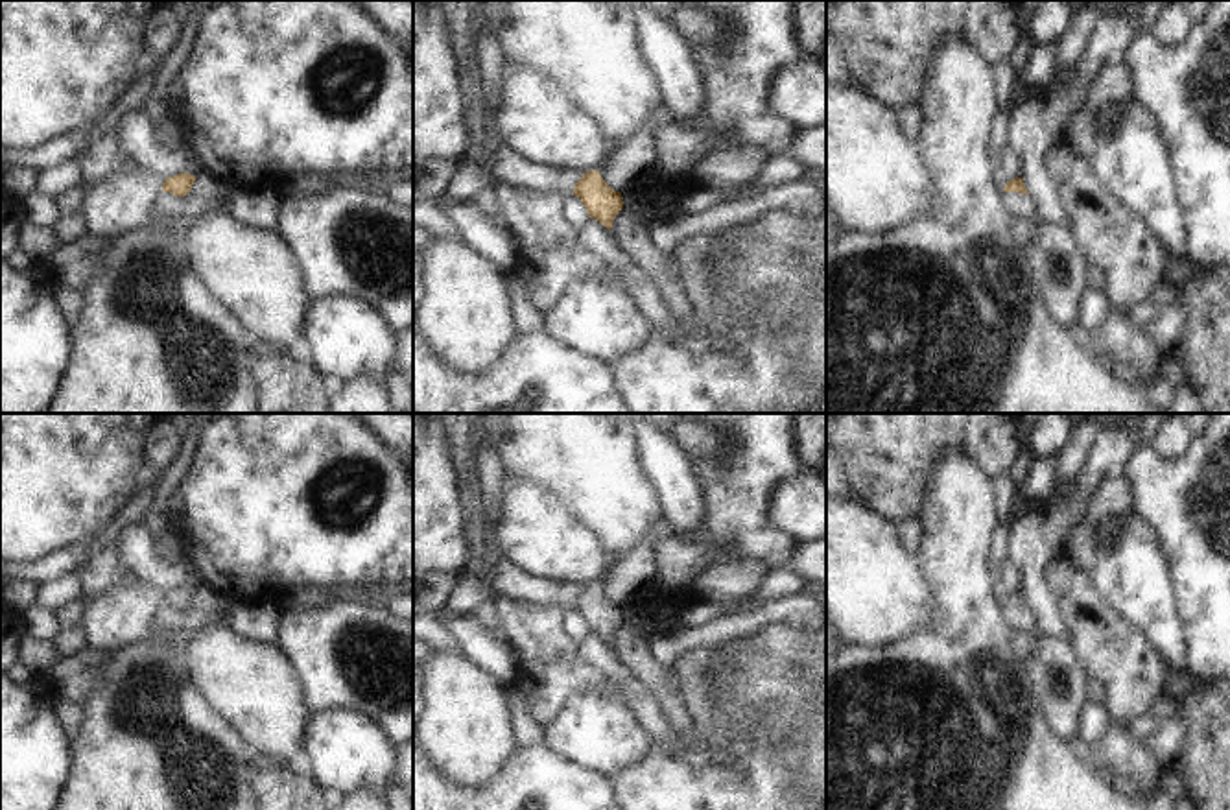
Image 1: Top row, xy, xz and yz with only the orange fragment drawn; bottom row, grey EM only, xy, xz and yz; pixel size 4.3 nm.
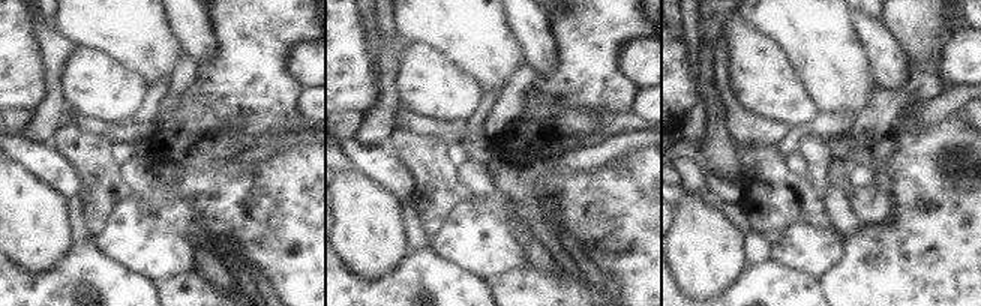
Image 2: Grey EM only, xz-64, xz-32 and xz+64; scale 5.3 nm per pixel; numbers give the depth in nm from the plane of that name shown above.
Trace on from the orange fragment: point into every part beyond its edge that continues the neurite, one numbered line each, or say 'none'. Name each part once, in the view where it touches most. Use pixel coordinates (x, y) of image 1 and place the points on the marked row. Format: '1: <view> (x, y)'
1: xz (611, 146)

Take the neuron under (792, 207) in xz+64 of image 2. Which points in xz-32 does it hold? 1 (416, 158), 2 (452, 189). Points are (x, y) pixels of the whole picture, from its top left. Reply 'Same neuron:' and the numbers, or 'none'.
Same neuron: 1, 2

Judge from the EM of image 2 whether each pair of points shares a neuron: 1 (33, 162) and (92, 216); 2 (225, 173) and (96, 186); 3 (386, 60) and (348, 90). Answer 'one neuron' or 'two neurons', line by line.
1: two neurons
2: two neurons
3: two neurons

